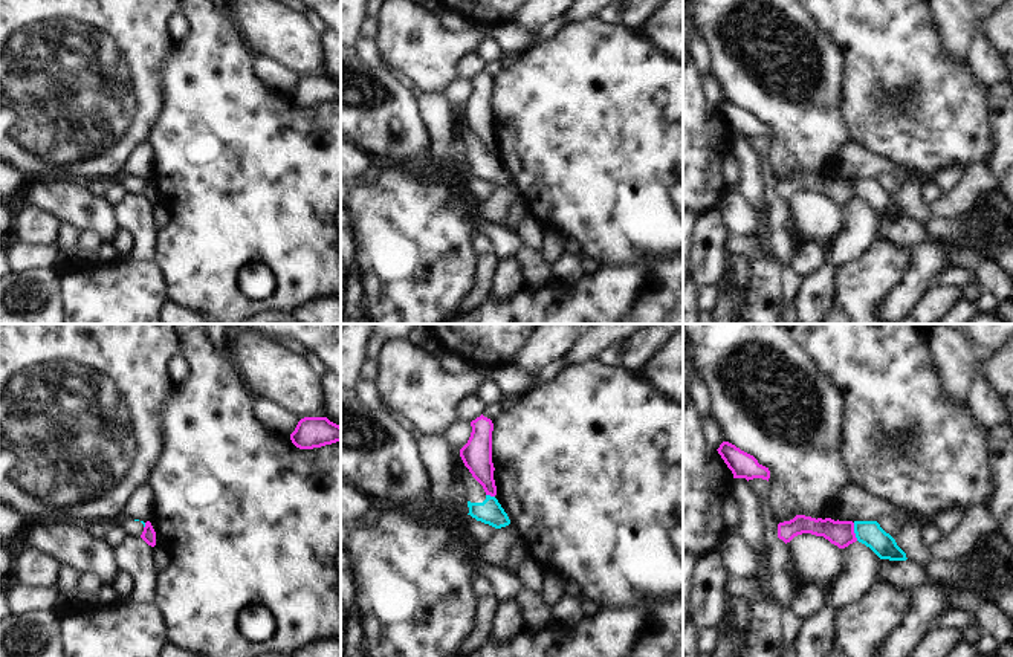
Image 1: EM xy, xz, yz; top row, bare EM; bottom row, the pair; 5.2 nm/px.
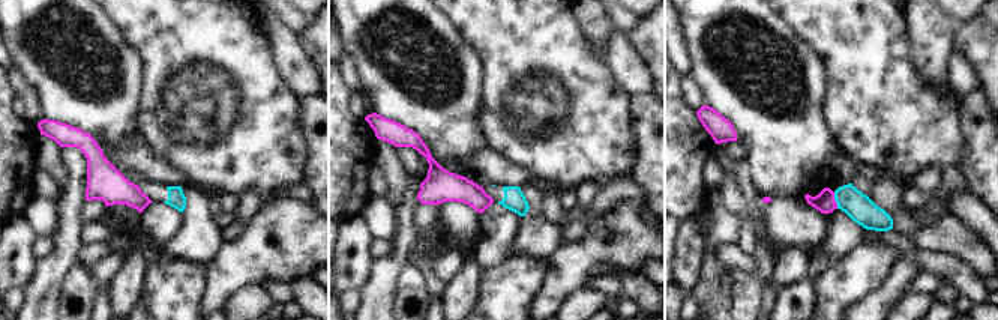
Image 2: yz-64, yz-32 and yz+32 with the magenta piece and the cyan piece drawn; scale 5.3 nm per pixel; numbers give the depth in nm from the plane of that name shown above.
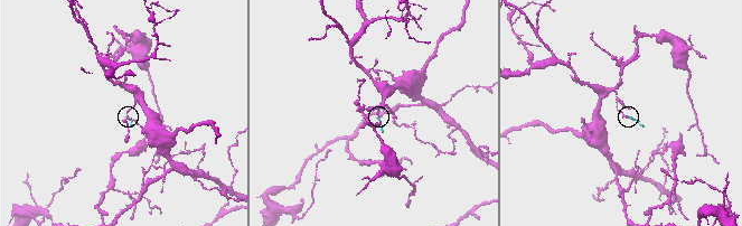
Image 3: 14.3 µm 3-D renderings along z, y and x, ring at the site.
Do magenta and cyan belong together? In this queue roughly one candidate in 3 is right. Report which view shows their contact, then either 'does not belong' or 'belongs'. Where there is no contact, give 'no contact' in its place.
yz | does not belong

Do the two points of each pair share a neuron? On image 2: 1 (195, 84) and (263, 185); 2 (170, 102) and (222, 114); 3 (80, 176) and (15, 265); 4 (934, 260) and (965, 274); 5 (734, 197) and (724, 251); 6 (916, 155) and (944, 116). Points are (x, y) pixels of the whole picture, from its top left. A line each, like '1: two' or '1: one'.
1: one
2: one
3: two
4: one
5: two
6: one

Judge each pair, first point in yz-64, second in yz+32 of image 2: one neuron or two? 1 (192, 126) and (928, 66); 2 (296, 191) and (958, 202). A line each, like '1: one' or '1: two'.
1: two
2: two

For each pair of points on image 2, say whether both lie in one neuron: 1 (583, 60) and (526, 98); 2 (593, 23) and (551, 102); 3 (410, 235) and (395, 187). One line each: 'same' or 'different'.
1: same
2: different
3: different

